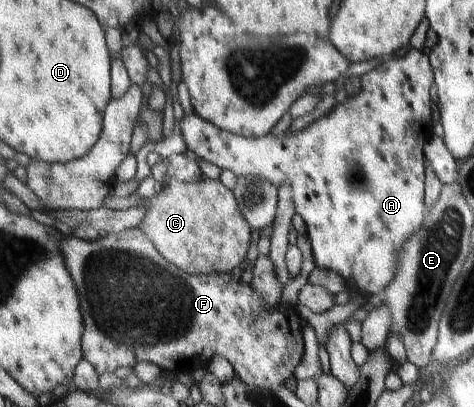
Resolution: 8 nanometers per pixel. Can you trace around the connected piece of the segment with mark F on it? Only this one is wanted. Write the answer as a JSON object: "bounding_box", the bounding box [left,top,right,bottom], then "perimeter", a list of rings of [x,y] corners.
{"bounding_box":[59,228,305,389],"perimeter":[[[140,228],[126,229],[125,231],[108,233],[96,240],[82,240],[72,236],[62,236],[59,249],[63,253],[65,265],[75,281],[75,289],[77,291],[77,299],[79,299],[79,309],[81,309],[81,317],[83,317],[83,335],[81,335],[81,349],[83,349],[83,358],[85,358],[100,375],[106,371],[109,373],[117,372],[123,368],[126,371],[132,370],[139,362],[154,363],[160,367],[163,372],[171,374],[179,374],[183,372],[193,372],[199,367],[207,367],[211,359],[215,355],[225,357],[233,366],[236,377],[241,379],[247,385],[260,387],[261,389],[277,389],[283,385],[291,375],[294,375],[295,368],[303,359],[305,353],[305,340],[301,326],[300,316],[296,308],[277,303],[277,307],[267,305],[259,293],[255,293],[251,289],[251,285],[240,281],[238,273],[211,273],[209,275],[189,275],[189,273],[175,267],[169,263],[165,257],[157,251],[157,247],[151,243],[151,239],[147,237],[147,233],[143,233]]]}

